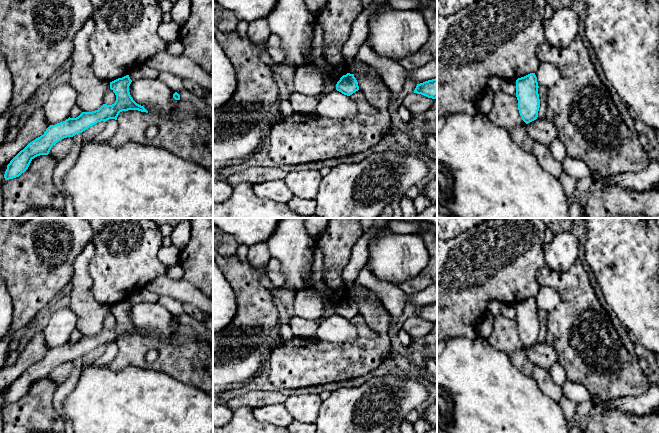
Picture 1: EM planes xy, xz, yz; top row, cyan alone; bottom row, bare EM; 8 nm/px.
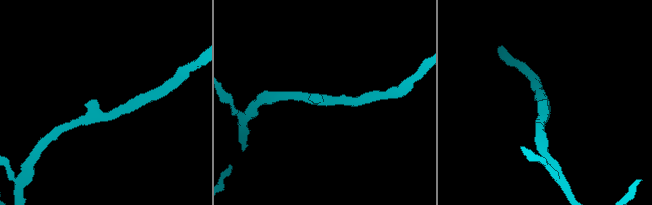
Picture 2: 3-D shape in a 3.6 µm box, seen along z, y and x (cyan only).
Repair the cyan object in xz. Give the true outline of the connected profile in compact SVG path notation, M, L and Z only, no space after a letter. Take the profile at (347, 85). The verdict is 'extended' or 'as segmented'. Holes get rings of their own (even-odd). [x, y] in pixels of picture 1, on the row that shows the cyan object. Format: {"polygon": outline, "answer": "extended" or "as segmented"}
{"polygon": "M347 73L343 75L336 84L336 90L347 96L358 91L359 86L354 74Z", "answer": "as segmented"}

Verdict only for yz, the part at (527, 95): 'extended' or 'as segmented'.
as segmented

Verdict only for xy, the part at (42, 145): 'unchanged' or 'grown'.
unchanged

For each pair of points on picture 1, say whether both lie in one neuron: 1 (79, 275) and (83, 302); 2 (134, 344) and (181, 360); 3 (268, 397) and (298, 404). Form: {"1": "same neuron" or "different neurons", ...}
{"1": "same neuron", "2": "same neuron", "3": "different neurons"}

